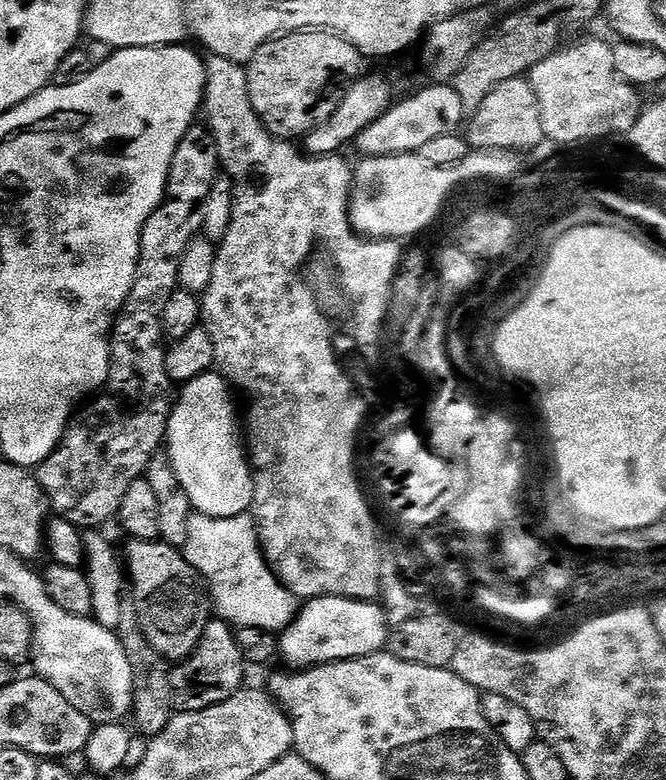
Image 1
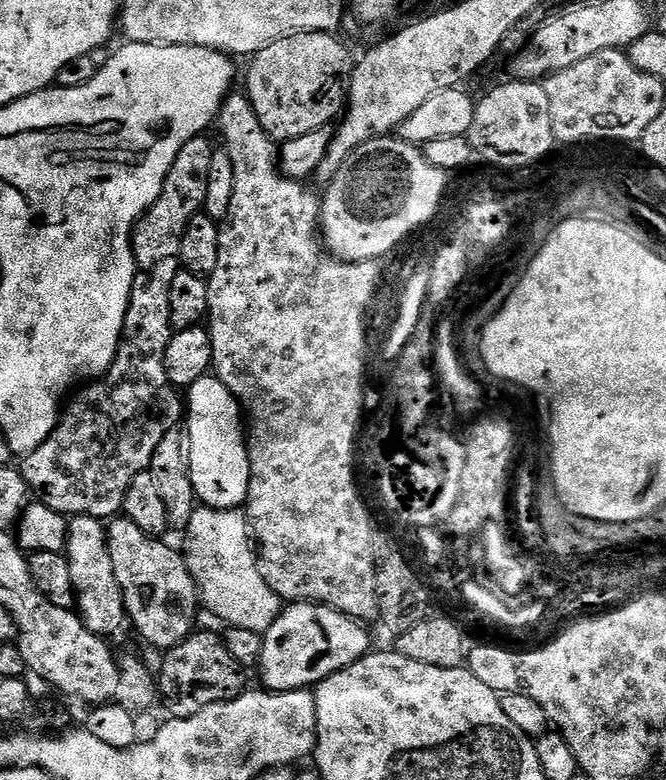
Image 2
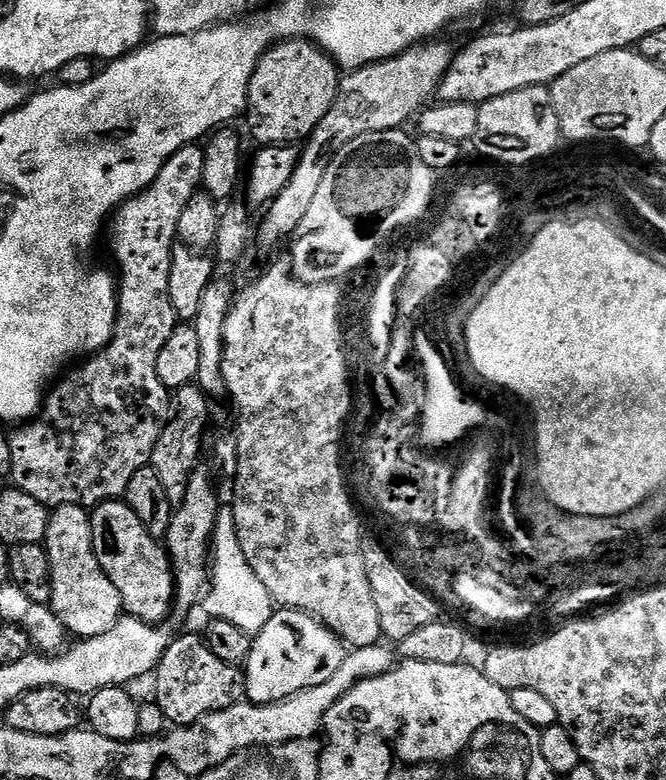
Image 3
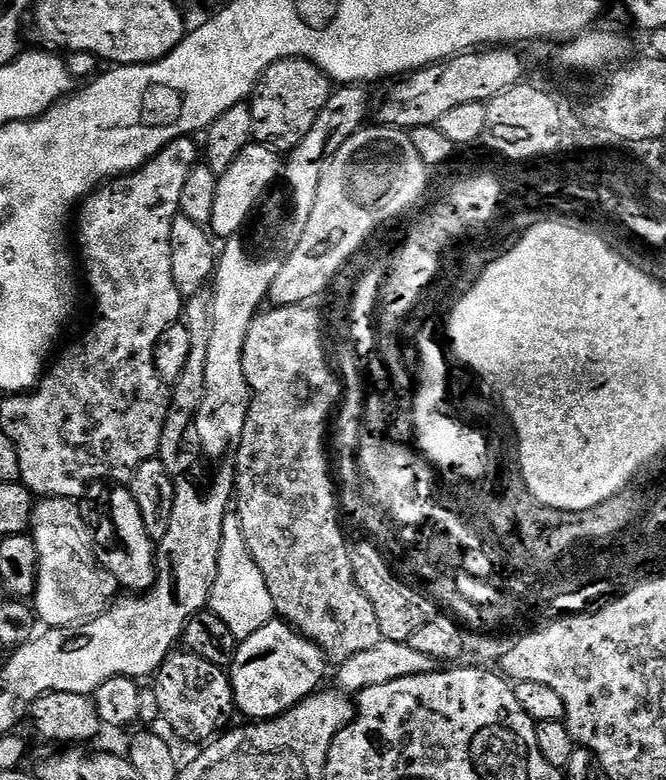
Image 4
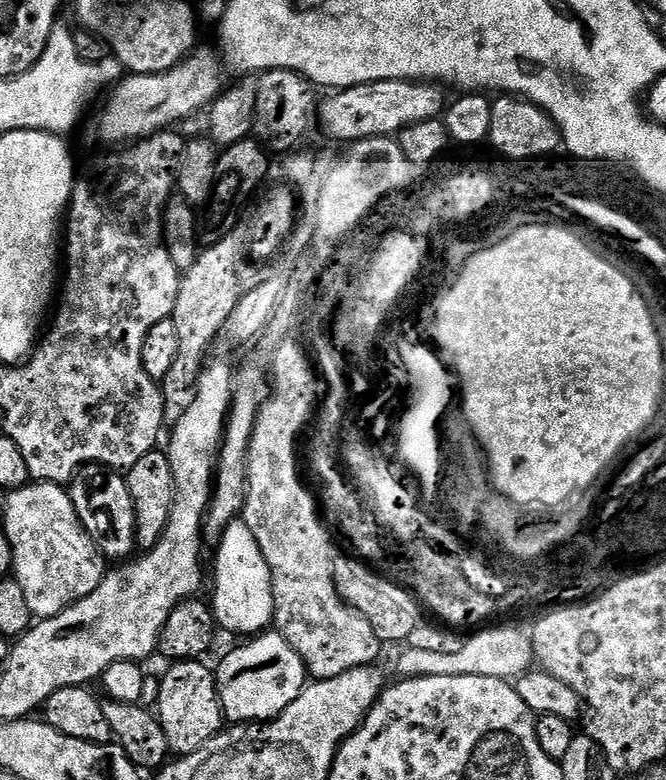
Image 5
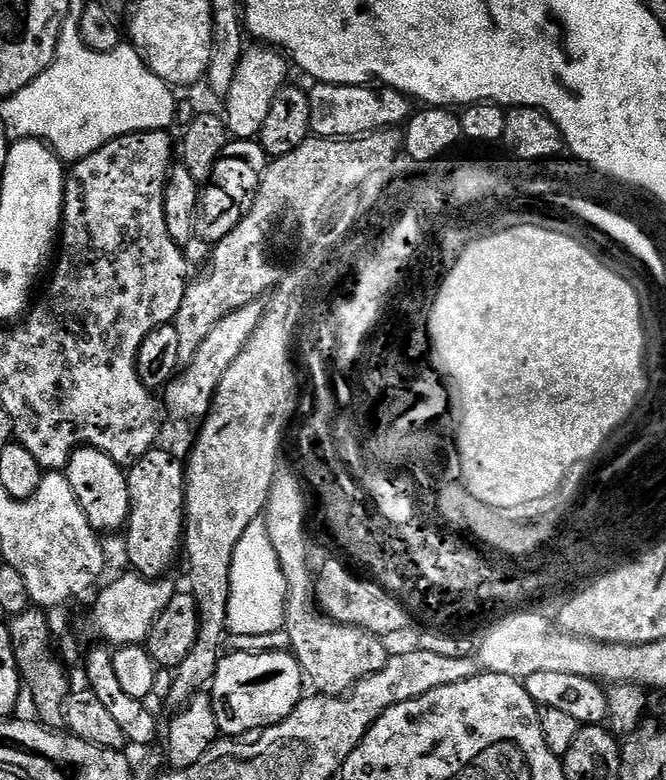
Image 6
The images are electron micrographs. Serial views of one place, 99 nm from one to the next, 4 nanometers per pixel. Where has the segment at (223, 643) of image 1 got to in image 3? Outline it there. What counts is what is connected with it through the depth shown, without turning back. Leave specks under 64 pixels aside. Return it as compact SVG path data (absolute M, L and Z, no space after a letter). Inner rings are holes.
M203 635L180 636L171 641L156 667L157 694L154 699L161 708L167 723L183 726L198 722L211 712L226 710L235 704L245 703L244 673L240 668L222 662L205 642Z

